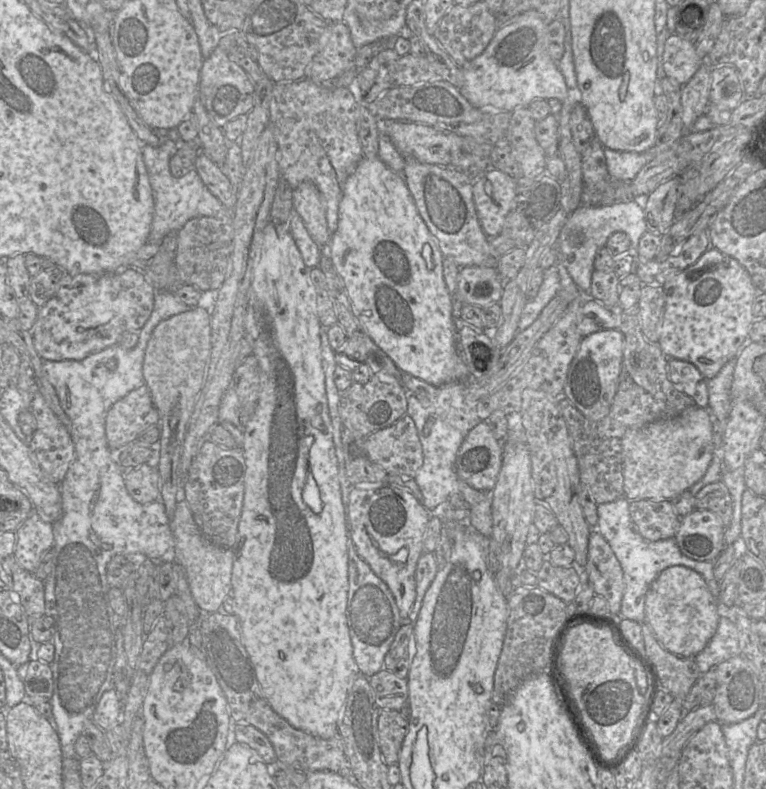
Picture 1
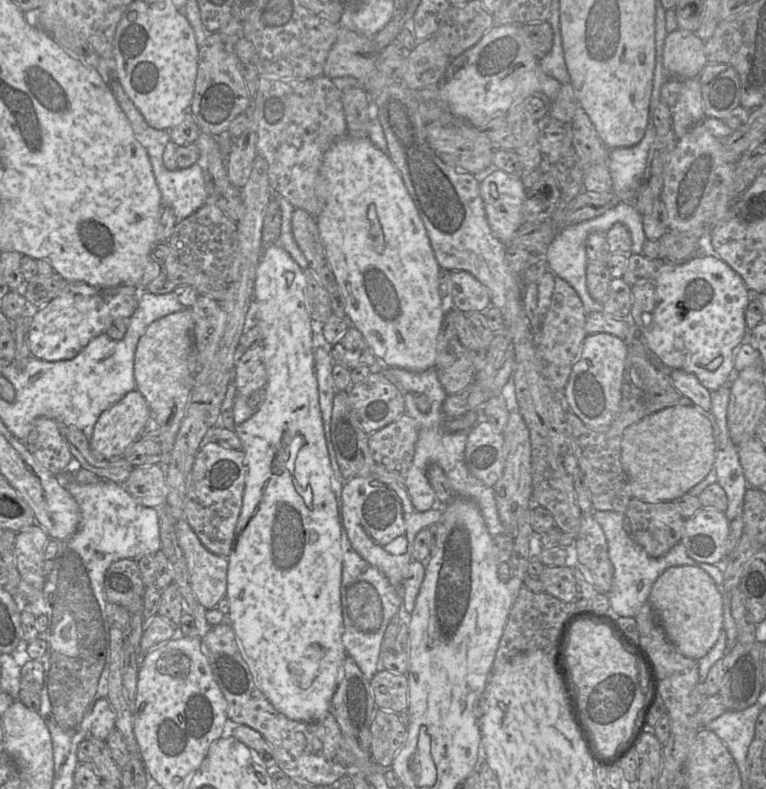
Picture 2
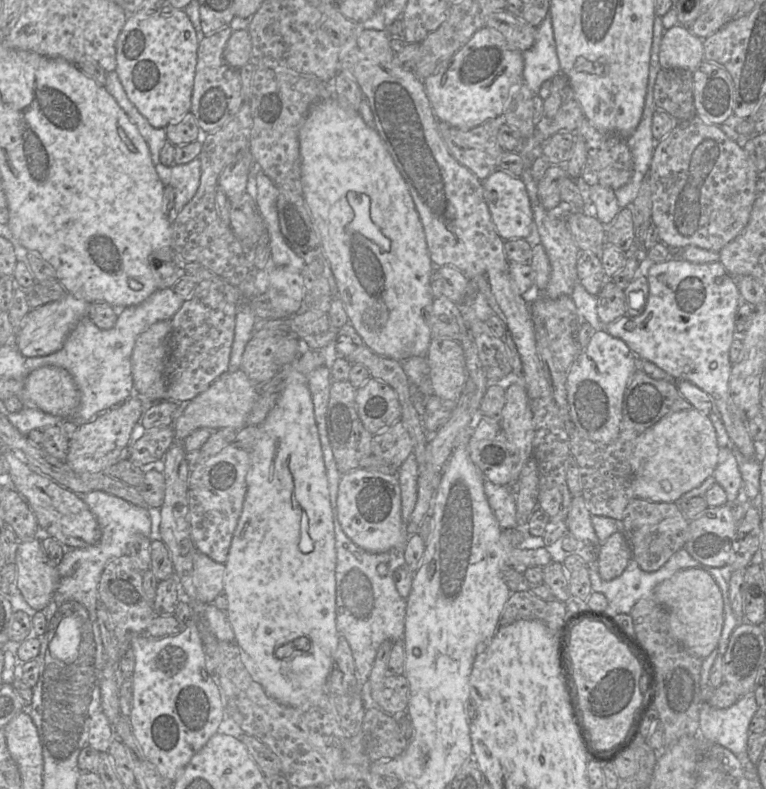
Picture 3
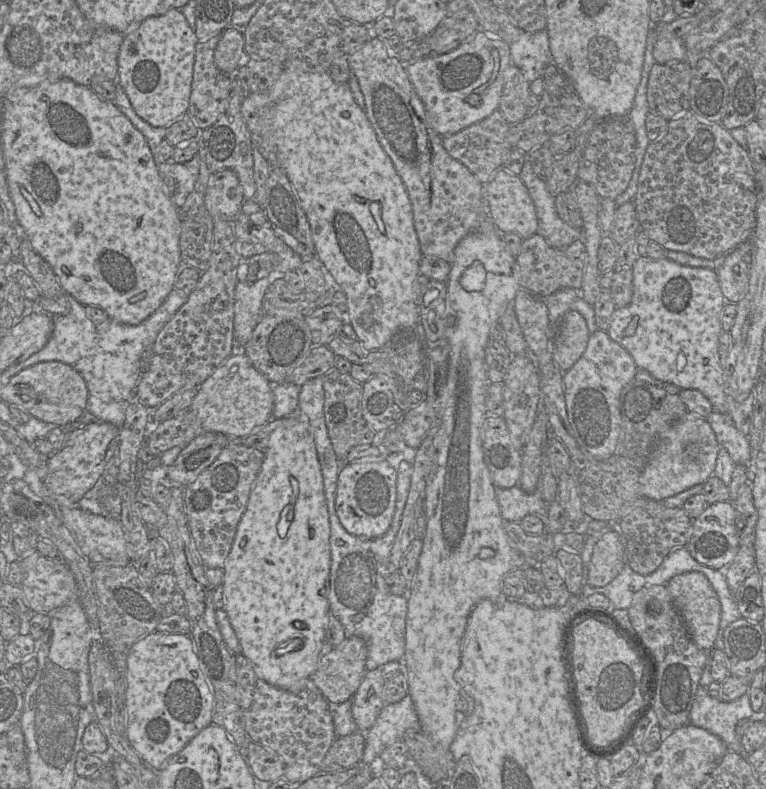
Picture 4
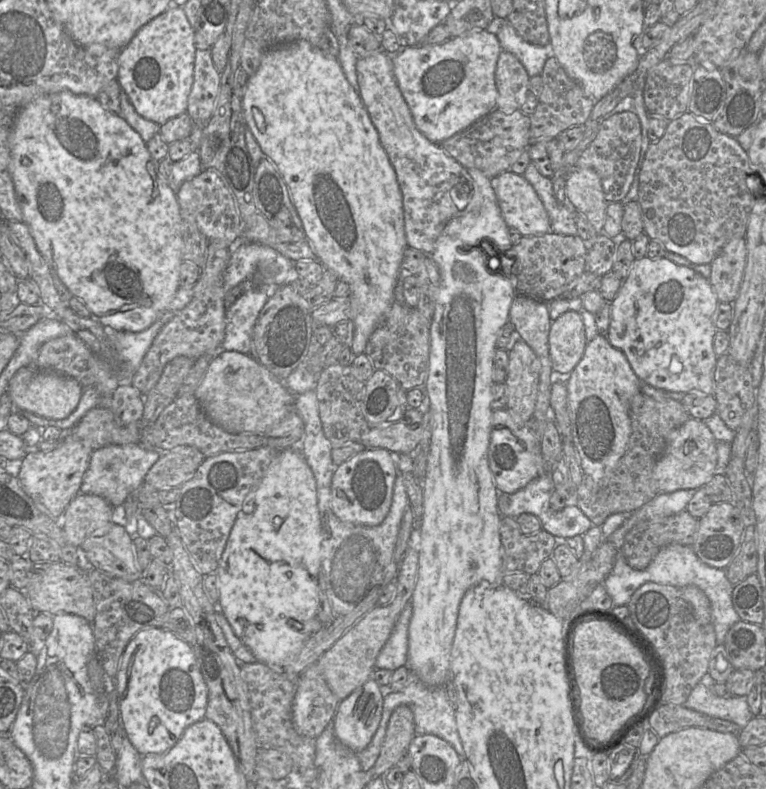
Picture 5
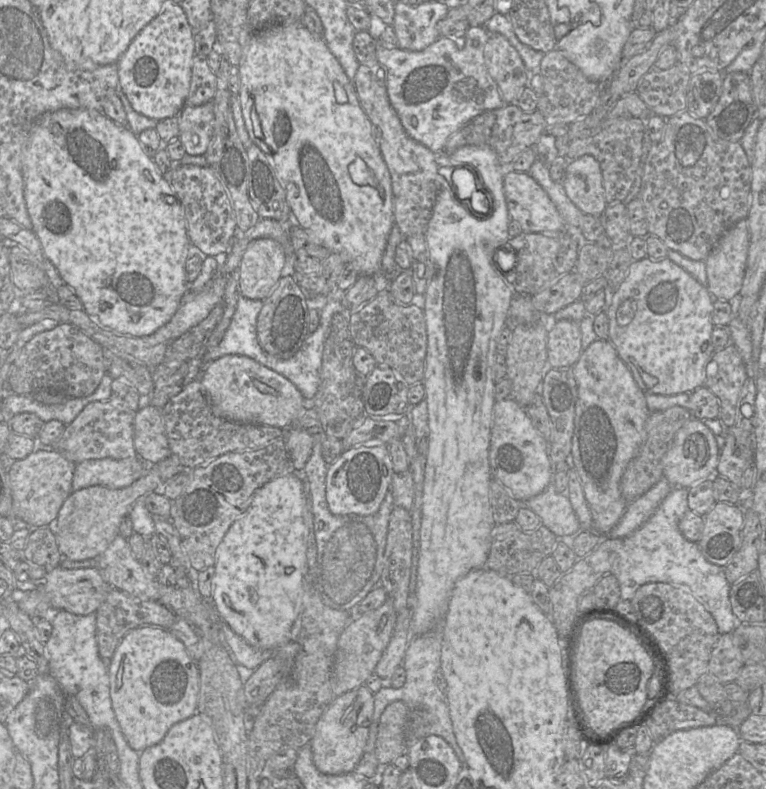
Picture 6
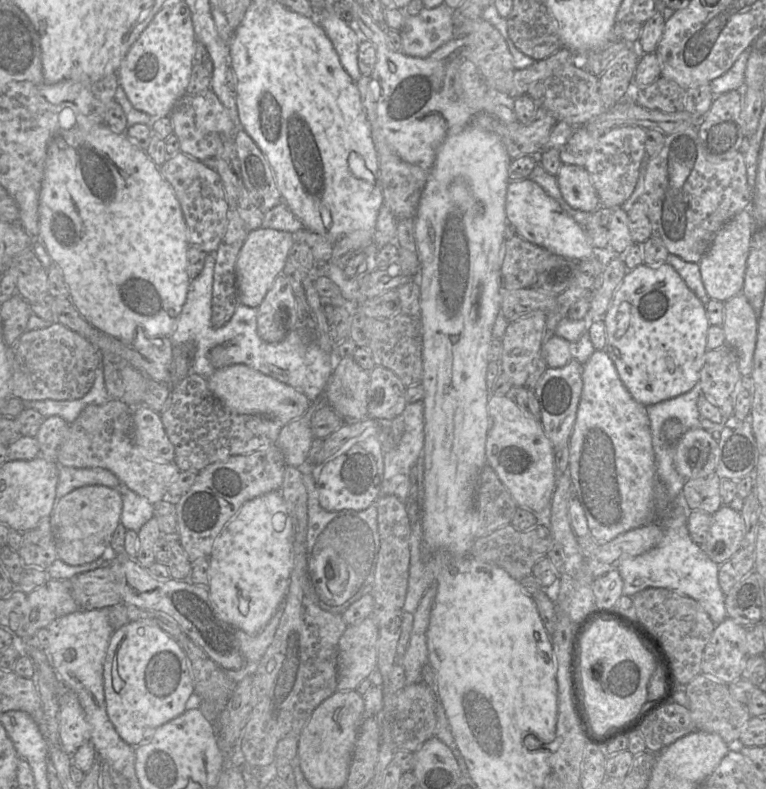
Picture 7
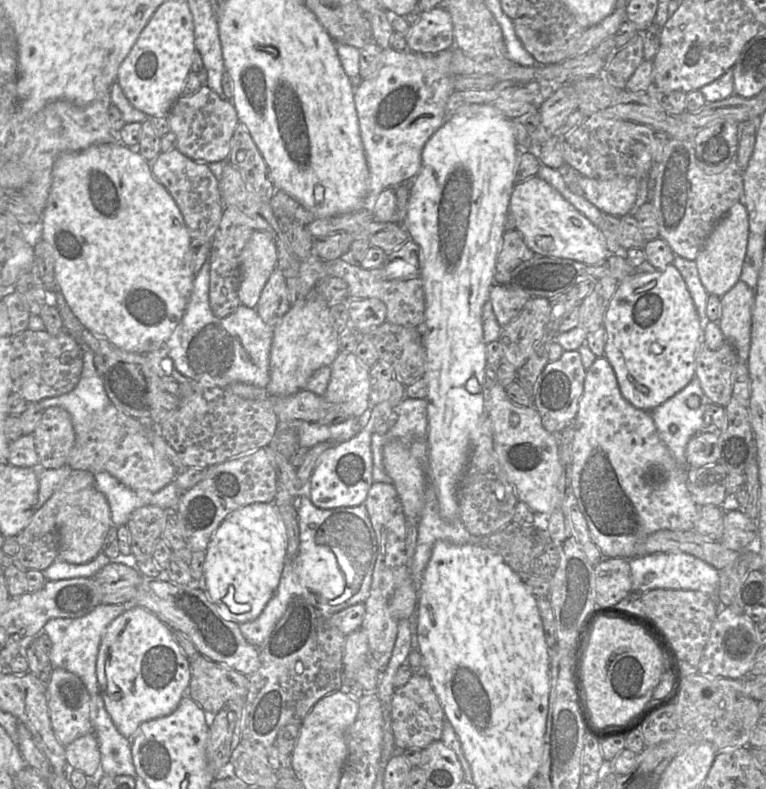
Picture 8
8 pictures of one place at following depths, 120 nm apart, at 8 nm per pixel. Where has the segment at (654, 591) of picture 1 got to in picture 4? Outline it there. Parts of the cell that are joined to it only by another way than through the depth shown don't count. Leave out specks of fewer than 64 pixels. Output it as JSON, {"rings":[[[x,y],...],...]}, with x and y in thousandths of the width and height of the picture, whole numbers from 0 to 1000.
{"rings":[[[898,725],[880,730],[869,741],[877,762],[885,772],[902,811],[915,823],[930,825],[937,804],[941,766],[920,729]]]}

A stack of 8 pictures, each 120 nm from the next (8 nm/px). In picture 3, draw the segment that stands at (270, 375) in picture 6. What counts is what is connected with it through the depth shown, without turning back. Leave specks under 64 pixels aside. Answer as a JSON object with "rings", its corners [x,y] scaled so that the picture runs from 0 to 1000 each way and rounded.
{"rings":[[[316,468],[291,473],[269,494],[240,513],[239,522],[226,536],[228,559],[240,559],[260,542],[275,545],[317,542],[322,537],[322,529],[338,501],[337,489],[322,478]]]}

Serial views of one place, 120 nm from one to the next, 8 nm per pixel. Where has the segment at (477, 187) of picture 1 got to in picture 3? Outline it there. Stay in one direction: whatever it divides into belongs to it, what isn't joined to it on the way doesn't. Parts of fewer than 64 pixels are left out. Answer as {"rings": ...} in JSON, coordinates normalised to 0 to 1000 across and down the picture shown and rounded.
{"rings":[[[650,212],[631,228],[631,243],[646,289],[658,305],[695,302],[697,297],[696,267],[687,236],[679,224],[670,223]]]}

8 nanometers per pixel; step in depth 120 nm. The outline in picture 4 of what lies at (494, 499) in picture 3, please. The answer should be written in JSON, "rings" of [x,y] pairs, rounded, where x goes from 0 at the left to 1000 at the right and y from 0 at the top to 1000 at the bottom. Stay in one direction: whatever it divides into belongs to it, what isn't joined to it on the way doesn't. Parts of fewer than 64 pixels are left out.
{"rings":[[[675,615],[668,619],[648,620],[648,632],[657,659],[678,663],[688,653],[701,654],[710,662],[713,673],[715,640],[706,631],[704,622],[687,625]]]}

